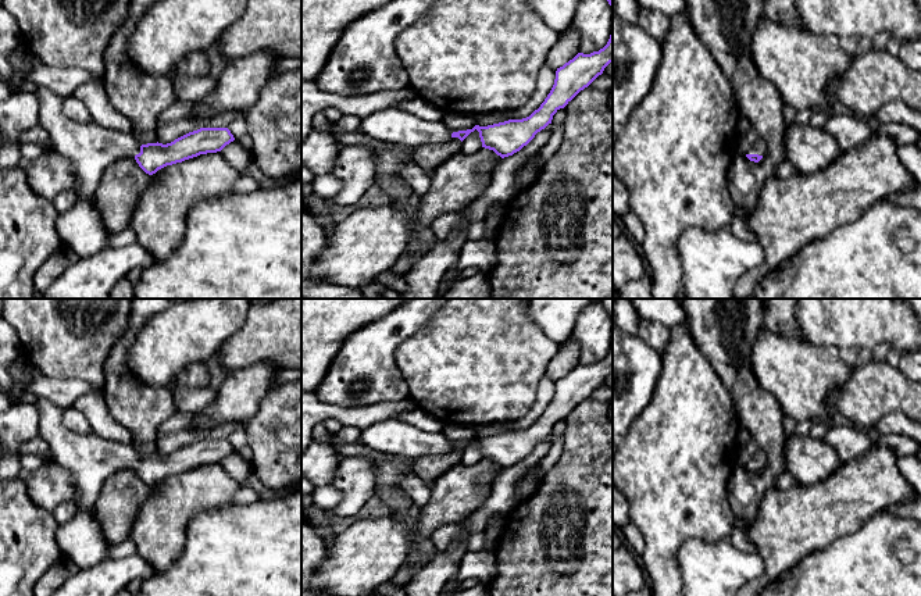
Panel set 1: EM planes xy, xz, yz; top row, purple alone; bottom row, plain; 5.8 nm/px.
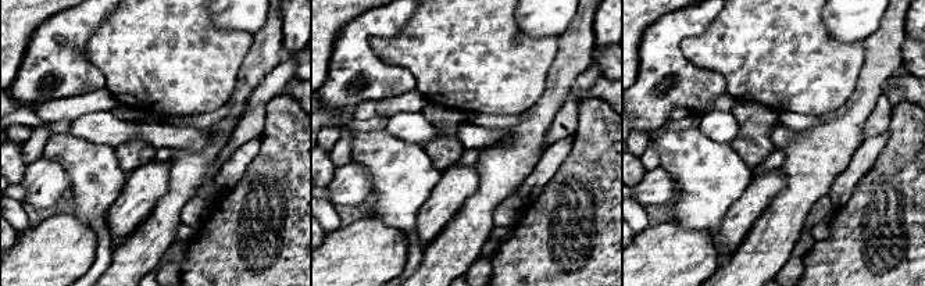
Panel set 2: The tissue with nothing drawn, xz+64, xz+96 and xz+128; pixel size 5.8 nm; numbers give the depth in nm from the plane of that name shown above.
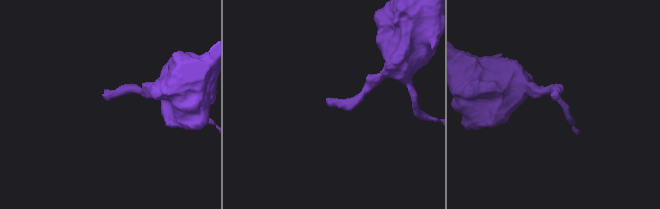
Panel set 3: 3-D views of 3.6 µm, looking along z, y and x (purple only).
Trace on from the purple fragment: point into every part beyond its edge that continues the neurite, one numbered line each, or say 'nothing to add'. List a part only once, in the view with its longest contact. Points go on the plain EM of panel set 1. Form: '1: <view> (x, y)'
1: yz (759, 459)

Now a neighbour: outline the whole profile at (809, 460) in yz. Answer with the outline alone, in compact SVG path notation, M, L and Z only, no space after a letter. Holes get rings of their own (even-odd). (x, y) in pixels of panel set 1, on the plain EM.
M789 435L785 439L786 471L802 485L814 485L831 477L842 464L836 450L824 439Z

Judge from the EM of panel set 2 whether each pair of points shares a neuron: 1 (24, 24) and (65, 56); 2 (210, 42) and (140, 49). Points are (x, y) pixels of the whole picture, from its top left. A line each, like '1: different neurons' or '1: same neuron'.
1: different neurons
2: same neuron

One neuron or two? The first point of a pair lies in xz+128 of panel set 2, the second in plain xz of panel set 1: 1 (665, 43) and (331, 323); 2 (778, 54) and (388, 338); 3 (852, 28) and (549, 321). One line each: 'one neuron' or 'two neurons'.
1: two neurons
2: two neurons
3: one neuron

